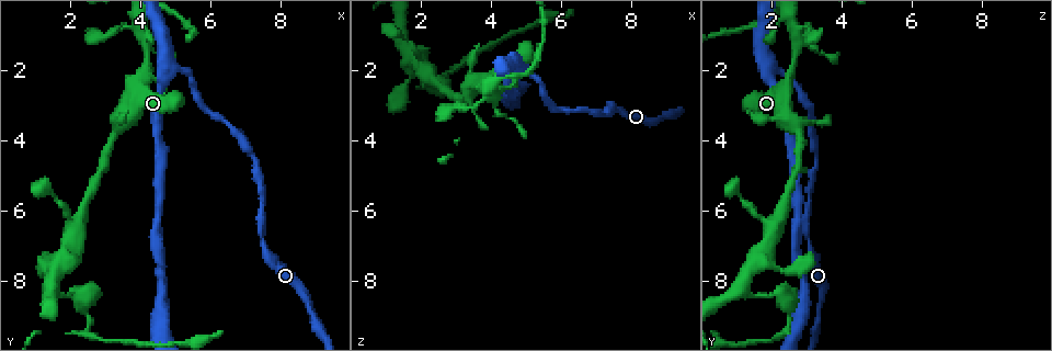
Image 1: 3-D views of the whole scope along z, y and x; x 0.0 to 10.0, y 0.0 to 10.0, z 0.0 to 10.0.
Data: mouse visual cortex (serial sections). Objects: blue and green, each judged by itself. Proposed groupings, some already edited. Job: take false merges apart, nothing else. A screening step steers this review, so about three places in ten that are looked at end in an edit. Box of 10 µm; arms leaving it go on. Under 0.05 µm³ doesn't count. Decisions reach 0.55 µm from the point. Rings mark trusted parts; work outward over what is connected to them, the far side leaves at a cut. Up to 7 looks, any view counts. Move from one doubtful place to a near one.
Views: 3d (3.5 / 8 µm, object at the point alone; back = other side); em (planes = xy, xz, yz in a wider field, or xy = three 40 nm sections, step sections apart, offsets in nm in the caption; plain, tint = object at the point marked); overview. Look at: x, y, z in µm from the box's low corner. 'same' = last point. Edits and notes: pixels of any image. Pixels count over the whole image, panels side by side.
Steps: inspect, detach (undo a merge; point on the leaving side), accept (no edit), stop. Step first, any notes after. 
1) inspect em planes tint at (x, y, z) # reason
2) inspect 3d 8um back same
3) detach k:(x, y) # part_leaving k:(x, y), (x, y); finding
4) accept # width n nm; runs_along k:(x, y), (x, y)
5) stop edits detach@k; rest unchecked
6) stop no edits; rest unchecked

inspect 3d 8um at (2.20, 6.45, 2.10) # three-way junction

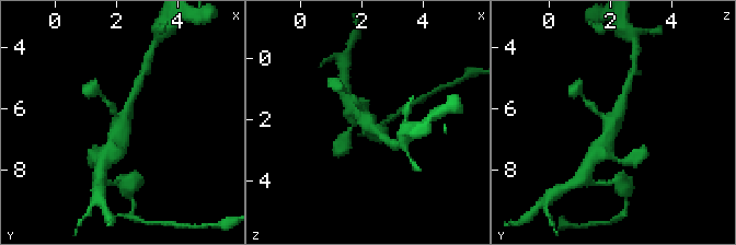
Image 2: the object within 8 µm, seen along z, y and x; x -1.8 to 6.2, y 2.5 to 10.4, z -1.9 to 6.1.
inspect 3d 3.5um same

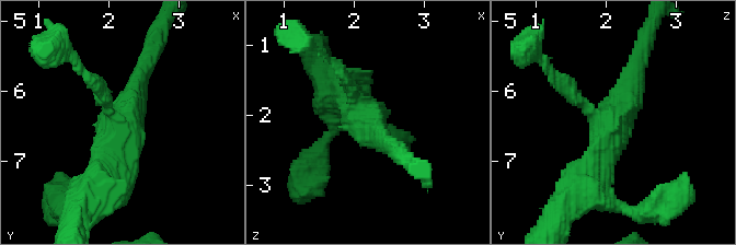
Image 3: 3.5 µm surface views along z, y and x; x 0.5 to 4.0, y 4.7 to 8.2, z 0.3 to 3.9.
inspect em planes tint at (2.20, 6.50, 2.05) # arms 3; arm_widths 200, 300, 450 nm

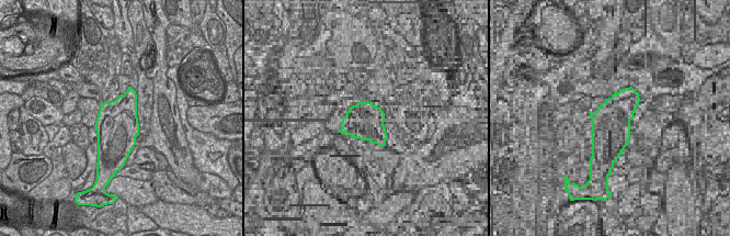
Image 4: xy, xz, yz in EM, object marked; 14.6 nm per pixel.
accept # runs_along 3:(639, 62), (585, 186); continuous, no second cell

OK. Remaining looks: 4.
inspect 3d 3.5um at (4.85, 2.00, 1.95) # sharp bend

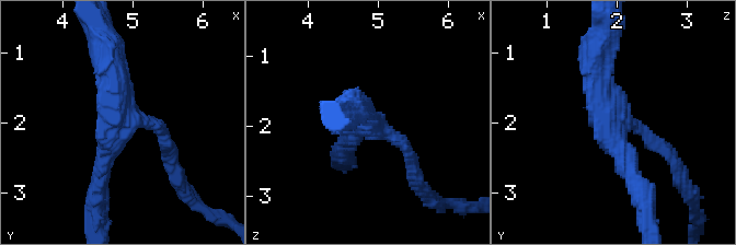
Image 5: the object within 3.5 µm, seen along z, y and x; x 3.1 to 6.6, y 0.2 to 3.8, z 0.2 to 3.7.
inspect em xy step 3 tint at (4.95, 2.00, 2.05) # arms 3; arm_widths 200, 200, 400 nm; now the EM

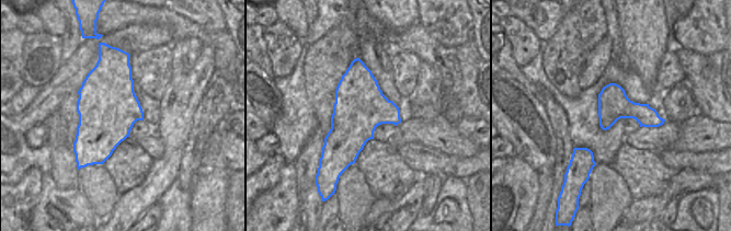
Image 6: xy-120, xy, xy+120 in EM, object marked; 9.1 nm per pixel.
inspect em planes tint same # another direction

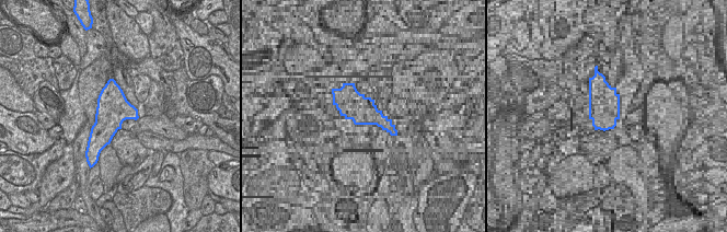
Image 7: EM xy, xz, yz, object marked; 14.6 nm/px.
accept # width 480 nm; runs_along 5:(164, 149), (158, 125), (127, 121), (100, 178); continuous, no second cell

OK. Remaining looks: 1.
stop no edits; rest unchecked

